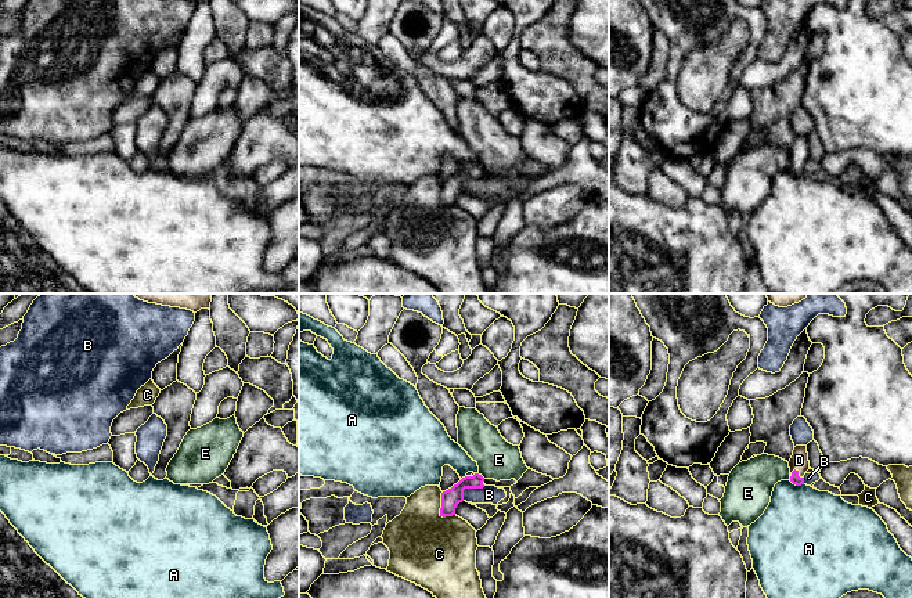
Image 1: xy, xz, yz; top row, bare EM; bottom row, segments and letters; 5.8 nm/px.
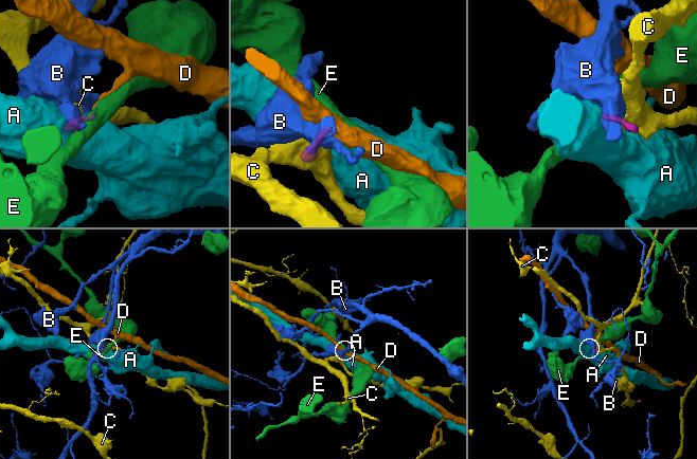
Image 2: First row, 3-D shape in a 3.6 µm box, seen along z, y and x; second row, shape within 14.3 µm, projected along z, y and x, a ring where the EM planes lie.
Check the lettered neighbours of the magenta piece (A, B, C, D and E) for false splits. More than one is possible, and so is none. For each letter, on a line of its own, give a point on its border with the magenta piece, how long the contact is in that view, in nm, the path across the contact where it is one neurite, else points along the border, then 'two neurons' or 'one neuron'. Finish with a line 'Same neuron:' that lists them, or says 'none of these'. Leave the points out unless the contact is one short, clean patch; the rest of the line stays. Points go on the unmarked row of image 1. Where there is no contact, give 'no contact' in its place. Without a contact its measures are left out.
A: meets magenta in yz at (796, 175); contact 90 nm long; border along yz (789, 170), (803, 175); two neurons
B: meets magenta in xz at (469, 177); contact 160 nm long; border along xz (485, 176), (465, 179), (462, 190); two neurons
C: meets magenta in xz at (440, 198); contact 160 nm long; two neurons
D: meets magenta in yz at (797, 162); contact 90 nm long; runs through yz (795, 168), (797, 162), (799, 151); one neuron
E: meets magenta in xz at (480, 165); contact 50 nm long; border along xz (478, 164), (485, 168); two neurons
Same neuron: D

